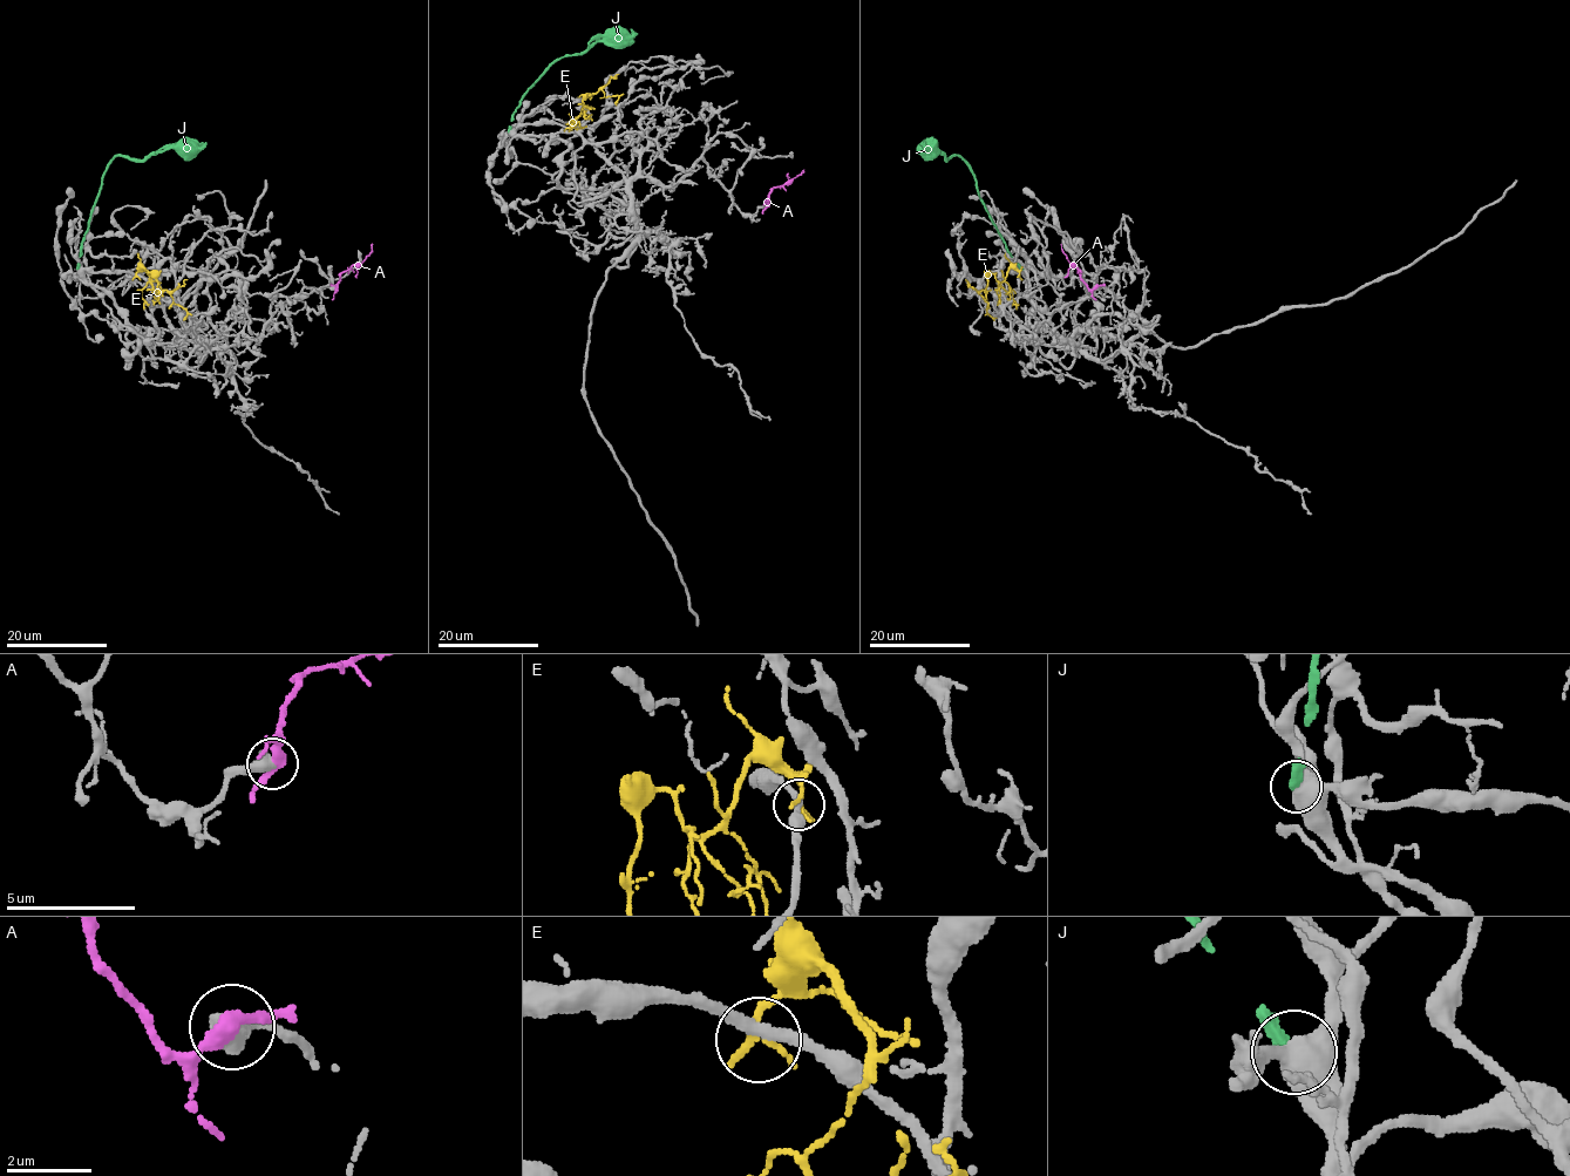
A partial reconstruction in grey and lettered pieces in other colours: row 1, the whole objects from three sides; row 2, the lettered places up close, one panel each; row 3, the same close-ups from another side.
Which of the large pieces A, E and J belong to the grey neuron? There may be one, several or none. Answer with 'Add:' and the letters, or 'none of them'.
Add: none of them

